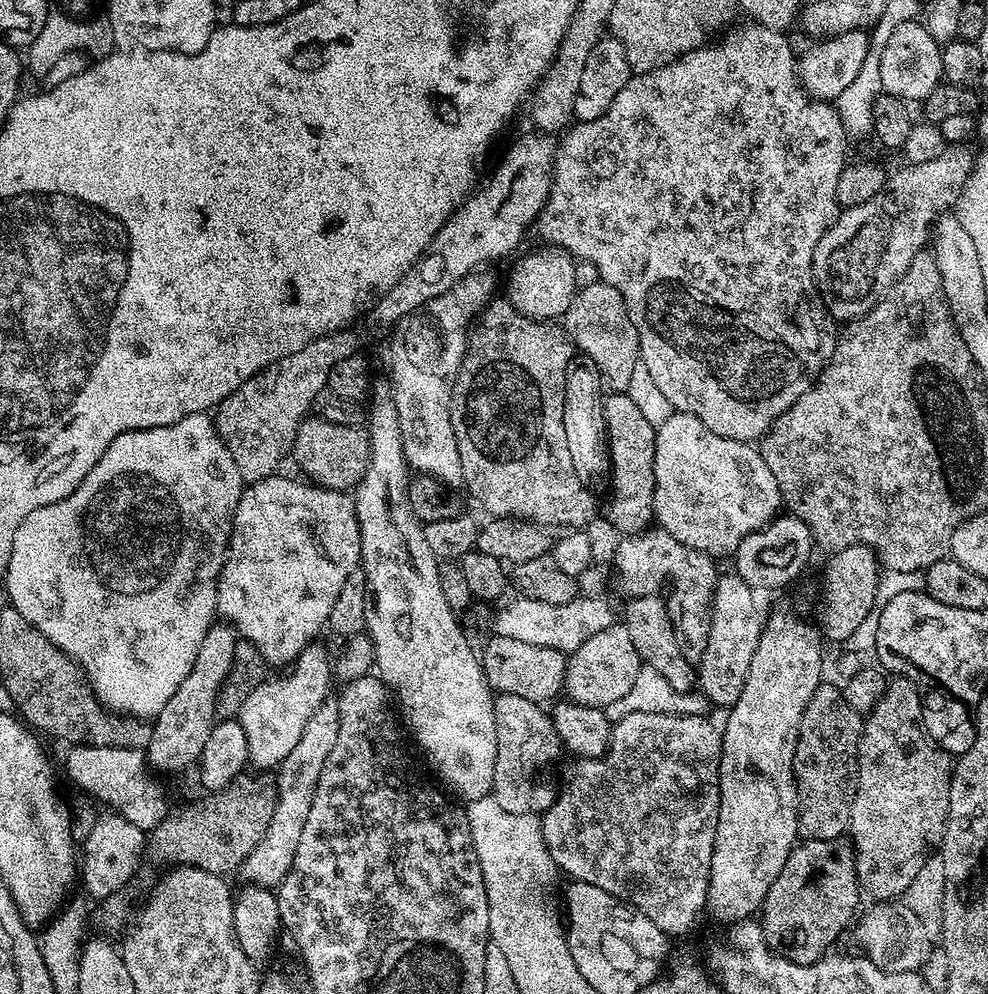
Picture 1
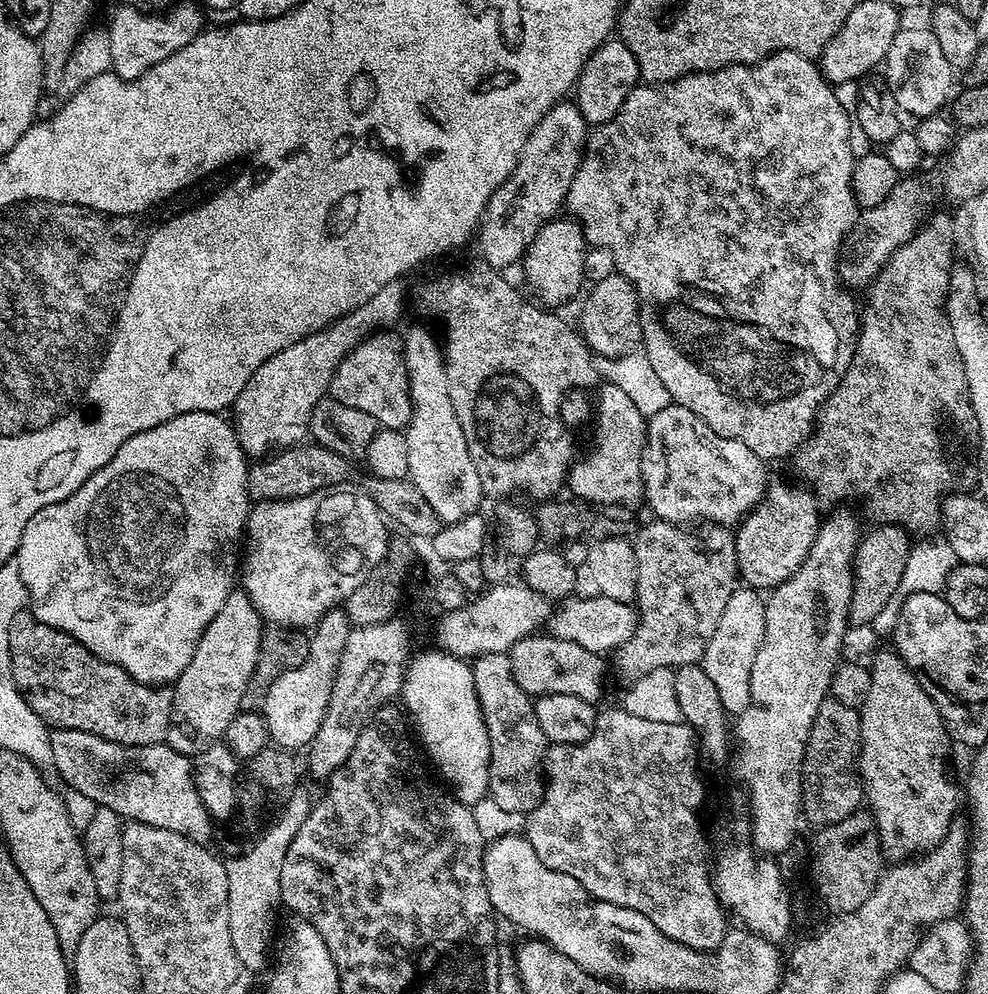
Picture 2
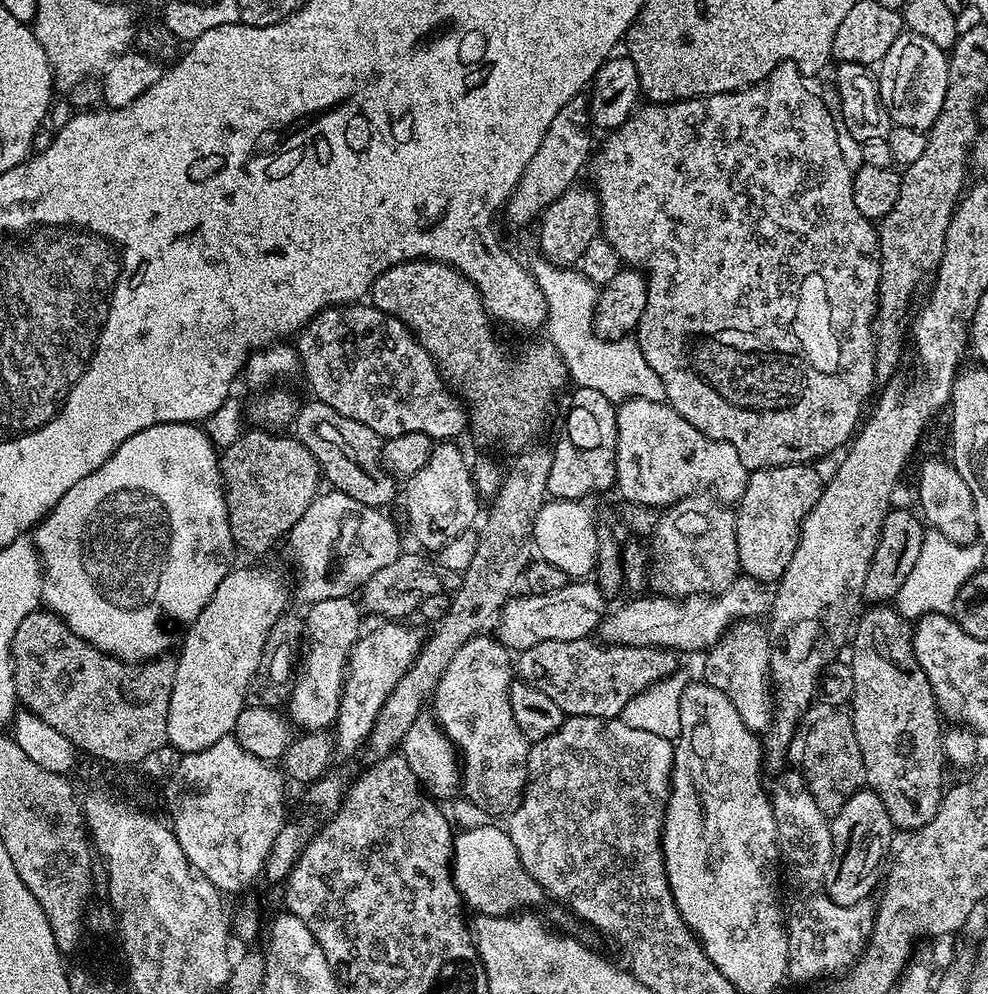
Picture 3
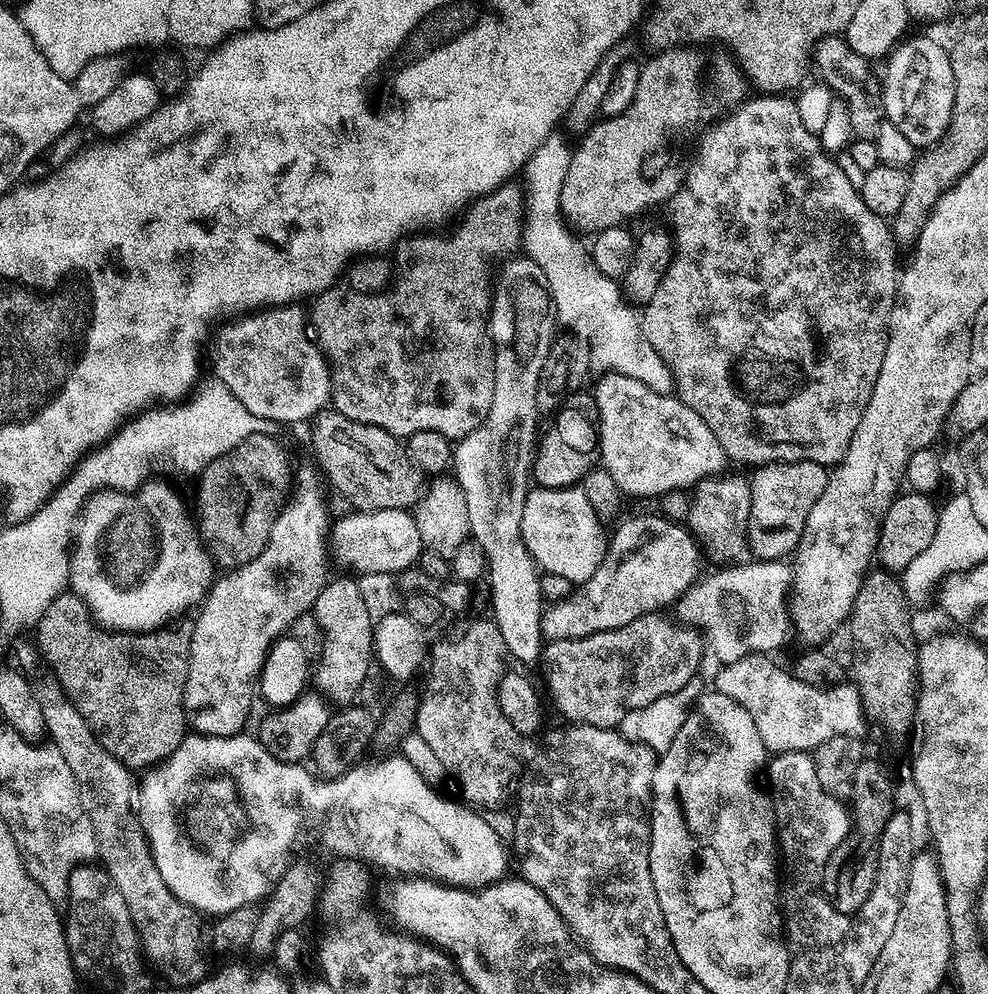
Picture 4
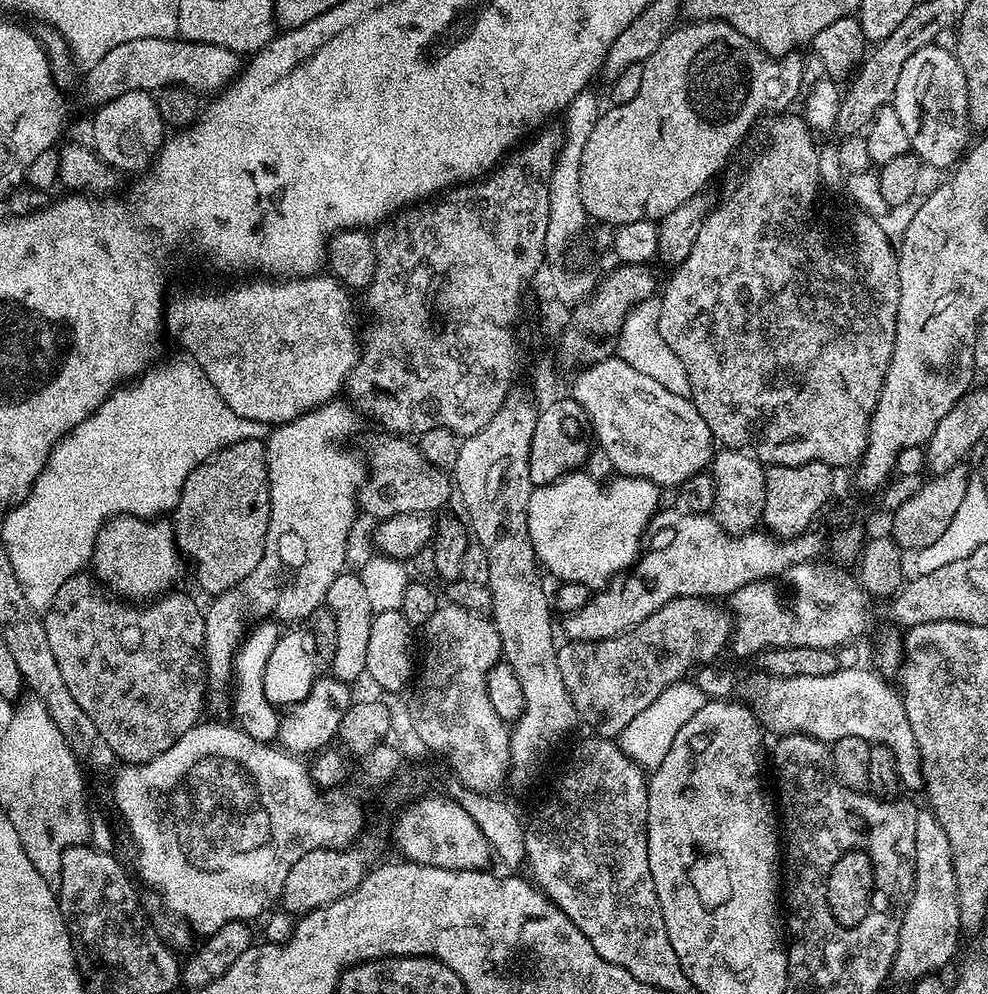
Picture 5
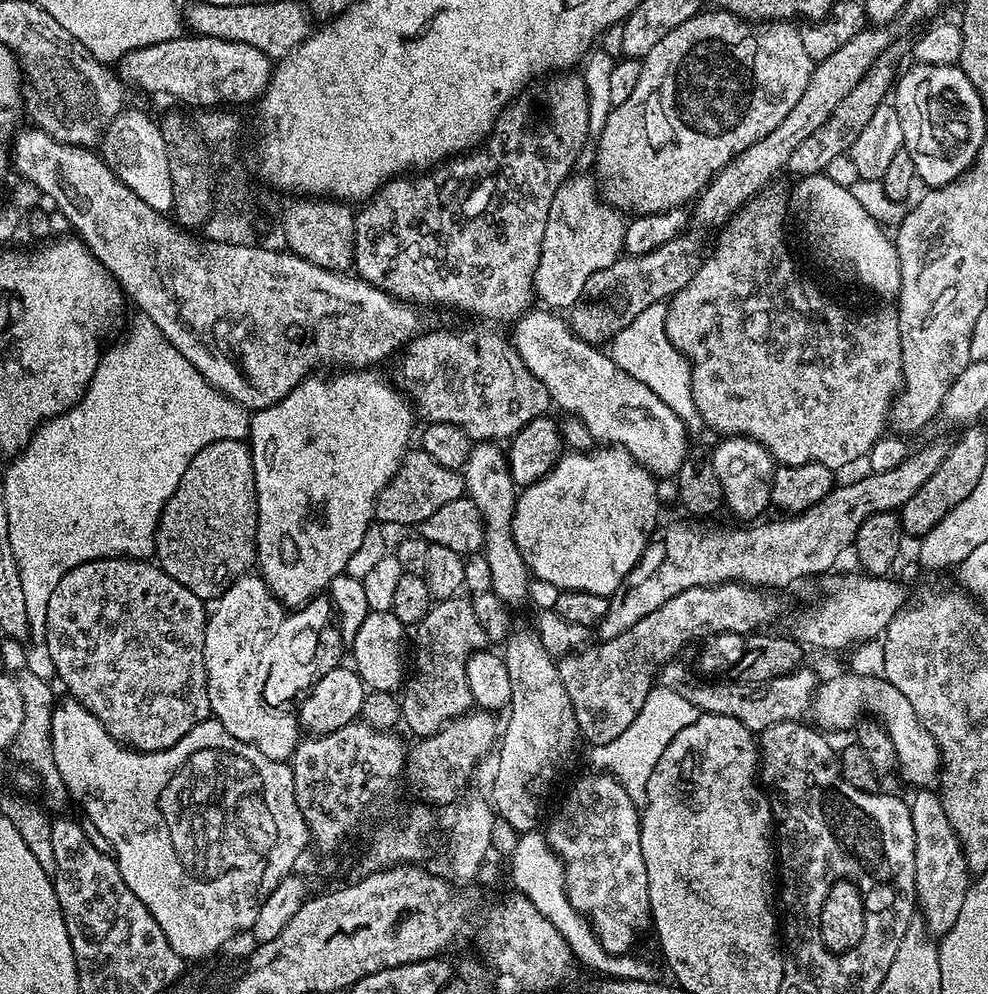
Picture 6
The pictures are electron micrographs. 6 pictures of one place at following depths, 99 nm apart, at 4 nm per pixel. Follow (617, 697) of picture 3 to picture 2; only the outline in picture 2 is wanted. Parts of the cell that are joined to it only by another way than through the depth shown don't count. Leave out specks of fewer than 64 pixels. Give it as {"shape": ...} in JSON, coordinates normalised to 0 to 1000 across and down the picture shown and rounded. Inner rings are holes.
{"shape":[[[539,638],[520,646],[513,662],[520,686],[535,701],[575,698],[602,709],[611,696],[611,668],[604,657],[585,650],[585,646],[573,646],[554,638]]]}

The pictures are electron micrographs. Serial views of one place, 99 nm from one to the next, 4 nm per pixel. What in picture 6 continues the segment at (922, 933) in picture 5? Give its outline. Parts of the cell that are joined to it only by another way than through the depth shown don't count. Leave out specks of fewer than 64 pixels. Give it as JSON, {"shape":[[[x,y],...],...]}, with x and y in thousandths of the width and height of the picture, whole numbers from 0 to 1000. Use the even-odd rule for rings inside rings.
{"shape":[[[943,795],[928,796],[931,798],[921,805],[925,831],[927,908],[929,910],[930,921],[935,921],[933,926],[937,931],[938,937],[942,939],[944,943],[953,944],[962,936],[962,932],[966,932],[966,928],[970,928],[970,920],[974,915],[974,907],[982,895],[982,878],[980,875],[980,868],[976,862],[976,856],[972,850],[970,839],[966,835],[966,831],[962,827],[962,823],[957,823],[954,804],[952,804],[948,798],[946,801],[945,798],[939,796]]]}

